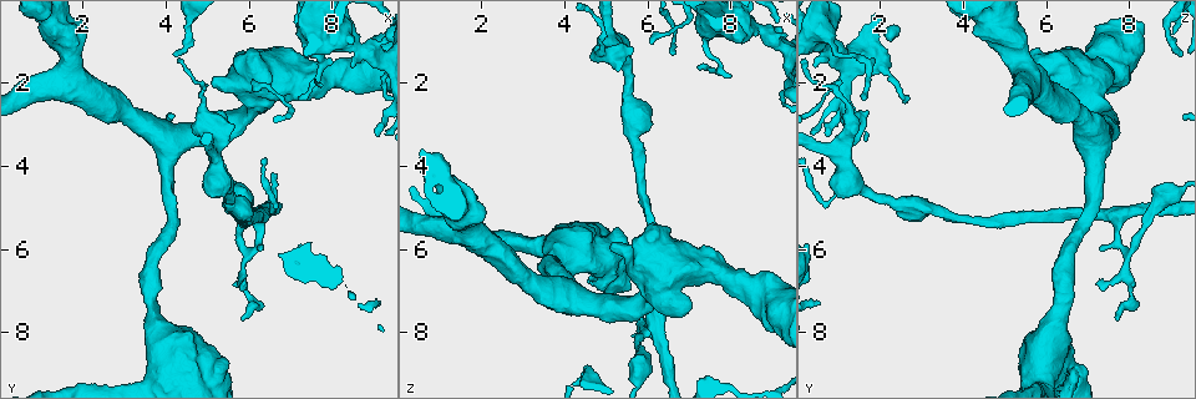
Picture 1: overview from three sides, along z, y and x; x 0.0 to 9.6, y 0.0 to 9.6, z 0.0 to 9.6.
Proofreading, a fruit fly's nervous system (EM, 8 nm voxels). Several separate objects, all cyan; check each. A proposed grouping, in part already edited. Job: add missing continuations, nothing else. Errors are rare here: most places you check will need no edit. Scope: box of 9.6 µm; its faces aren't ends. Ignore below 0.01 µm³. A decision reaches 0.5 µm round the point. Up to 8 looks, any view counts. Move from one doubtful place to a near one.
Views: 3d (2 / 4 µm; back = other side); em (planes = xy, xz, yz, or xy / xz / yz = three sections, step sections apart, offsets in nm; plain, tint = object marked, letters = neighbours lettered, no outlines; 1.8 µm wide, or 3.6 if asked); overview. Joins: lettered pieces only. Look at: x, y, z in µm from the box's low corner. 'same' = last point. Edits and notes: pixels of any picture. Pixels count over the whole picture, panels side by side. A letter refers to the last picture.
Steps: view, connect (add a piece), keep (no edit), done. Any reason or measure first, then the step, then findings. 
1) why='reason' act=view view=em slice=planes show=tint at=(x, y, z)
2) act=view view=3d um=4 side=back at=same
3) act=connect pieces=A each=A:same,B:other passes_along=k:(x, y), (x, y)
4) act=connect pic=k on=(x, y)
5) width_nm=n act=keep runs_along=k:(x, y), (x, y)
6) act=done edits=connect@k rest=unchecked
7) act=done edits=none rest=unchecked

act=view view=em um=3.6 slice=planes show=tint at=(6.60, 2.00, 7.40)

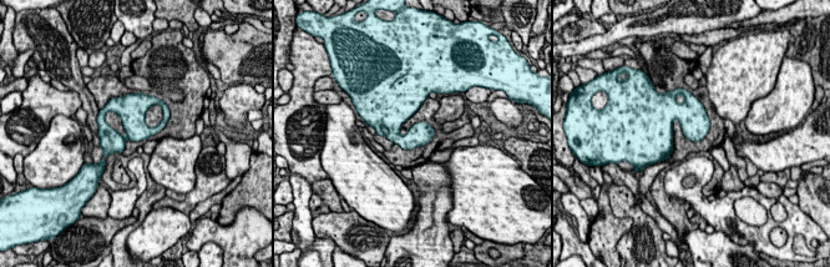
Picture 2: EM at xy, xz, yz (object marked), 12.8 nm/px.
why='what lies round it' act=view view=em um=3.6 slice=planes show=letters at=same

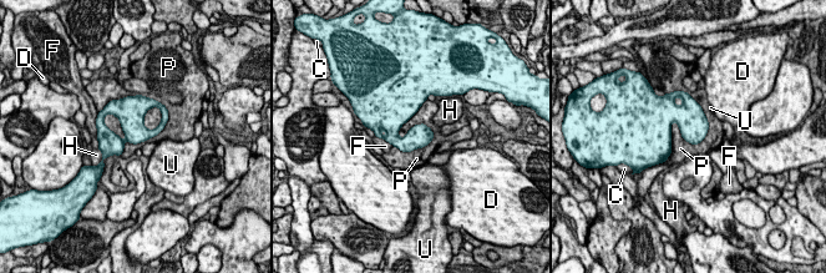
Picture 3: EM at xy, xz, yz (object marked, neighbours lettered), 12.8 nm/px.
width_nm=300 longest_contact=P:600nm act=keep each=C:other,D:other,F:other,H:other,P:other,U:other found='no lettered piece goes on from it'

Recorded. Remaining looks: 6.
why='free end' act=view view=3d um=4 at=(5.60, 1.45, 5.90)

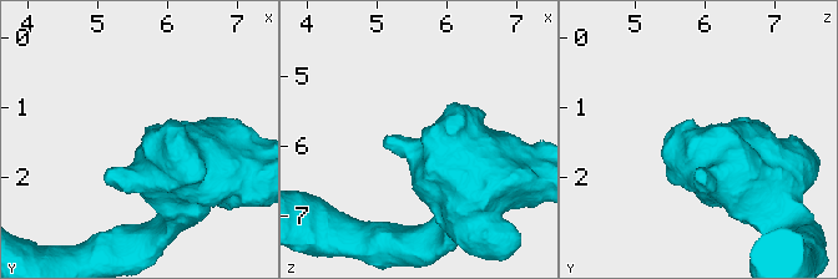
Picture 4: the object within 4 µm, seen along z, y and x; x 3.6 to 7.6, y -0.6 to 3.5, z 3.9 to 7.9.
why='now the EM' act=view view=em slice=planes show=letters at=(5.60, 1.45, 5.85)

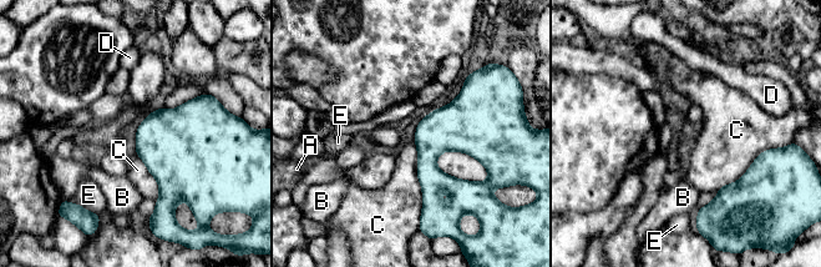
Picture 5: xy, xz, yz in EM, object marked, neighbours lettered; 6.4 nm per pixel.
longest_contact=C:500nm act=keep each=A:other,B:other,C:other,D:other,E:other border=5:(414, 141), (421, 189), (420, 217) found='no lettered piece goes on from it'

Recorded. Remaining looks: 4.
why='sudden change in width' act=view view=em slice=planes show=letters at=(4.85, 2.70, 1.25)

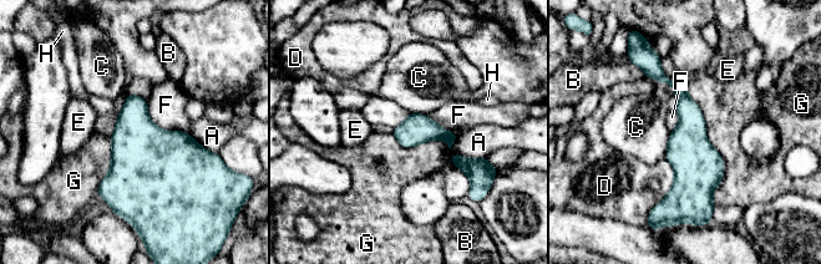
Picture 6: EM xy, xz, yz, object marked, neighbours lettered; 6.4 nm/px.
act=keep each=A:other,B:other,C:other,D:other,E:other,F:other,G:other,H:other found='no lettered piece goes on from it'

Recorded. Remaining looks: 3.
act=done edits=none rest=unchecked

